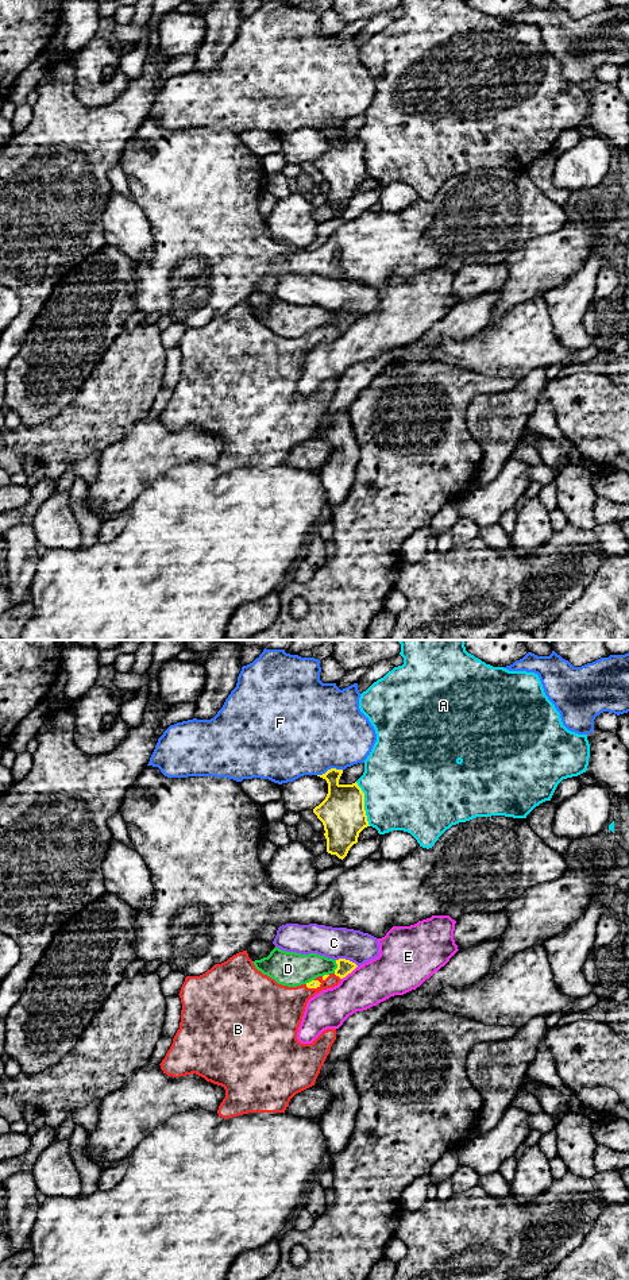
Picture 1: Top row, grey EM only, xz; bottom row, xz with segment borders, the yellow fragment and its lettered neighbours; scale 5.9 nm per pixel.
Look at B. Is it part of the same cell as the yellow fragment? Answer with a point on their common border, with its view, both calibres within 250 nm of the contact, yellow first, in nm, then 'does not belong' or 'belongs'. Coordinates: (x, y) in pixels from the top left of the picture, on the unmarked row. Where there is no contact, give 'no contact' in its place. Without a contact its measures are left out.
meets yellow in xz at (338, 327); 90 nm thick on the yellow side, 110 nm on the other; belongs

